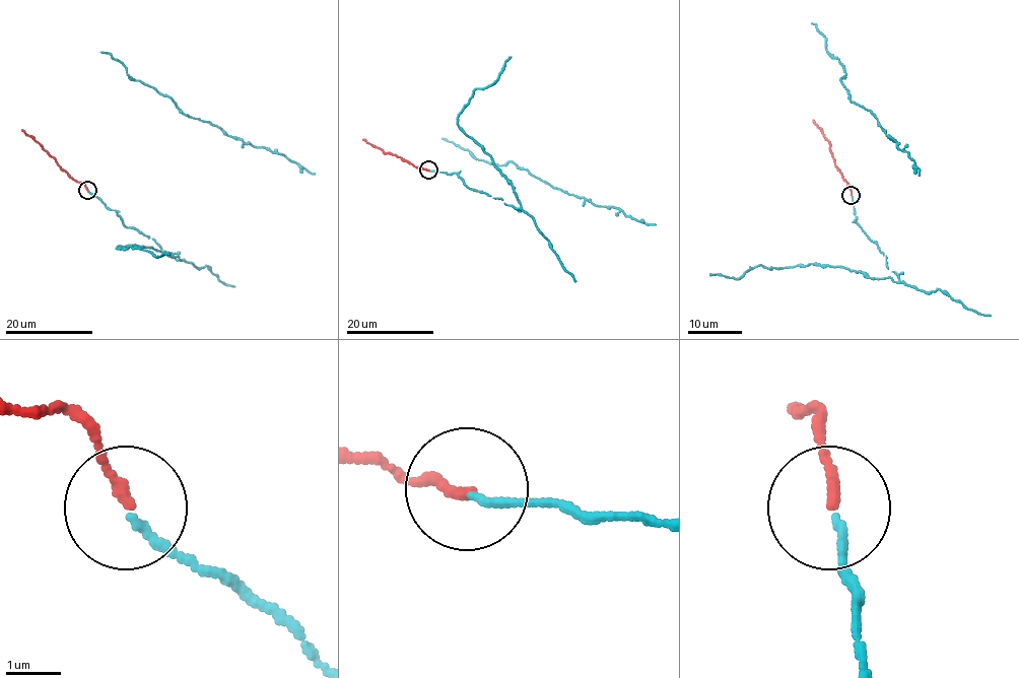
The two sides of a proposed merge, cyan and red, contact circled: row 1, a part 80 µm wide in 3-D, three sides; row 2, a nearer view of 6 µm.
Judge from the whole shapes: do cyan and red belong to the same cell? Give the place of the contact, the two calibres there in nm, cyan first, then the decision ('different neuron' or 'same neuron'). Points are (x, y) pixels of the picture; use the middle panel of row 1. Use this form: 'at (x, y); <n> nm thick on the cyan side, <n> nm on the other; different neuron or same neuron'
at (428, 170); 140 nm thick on the cyan side, 190 nm on the other; same neuron

